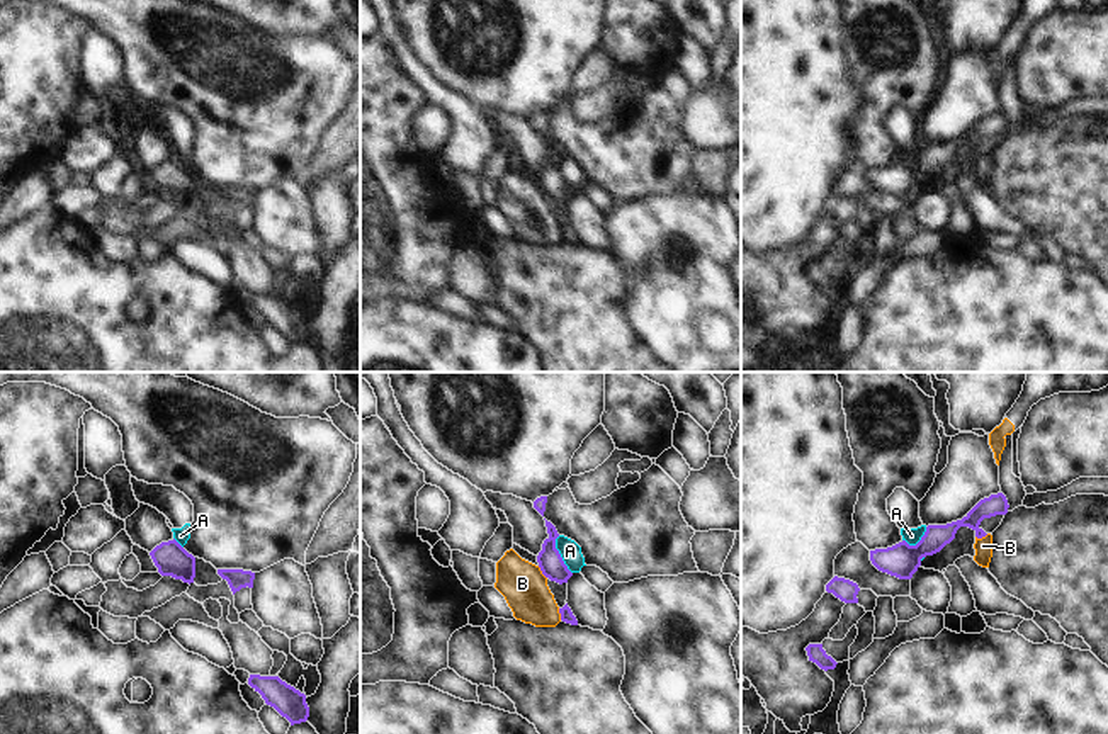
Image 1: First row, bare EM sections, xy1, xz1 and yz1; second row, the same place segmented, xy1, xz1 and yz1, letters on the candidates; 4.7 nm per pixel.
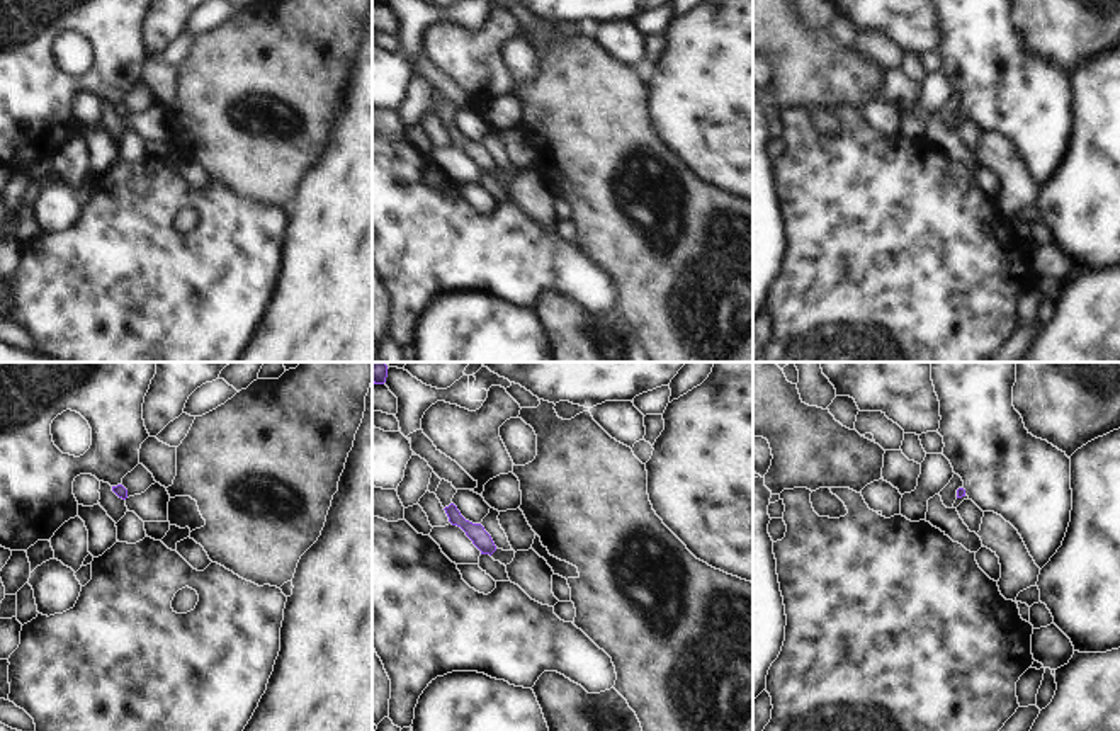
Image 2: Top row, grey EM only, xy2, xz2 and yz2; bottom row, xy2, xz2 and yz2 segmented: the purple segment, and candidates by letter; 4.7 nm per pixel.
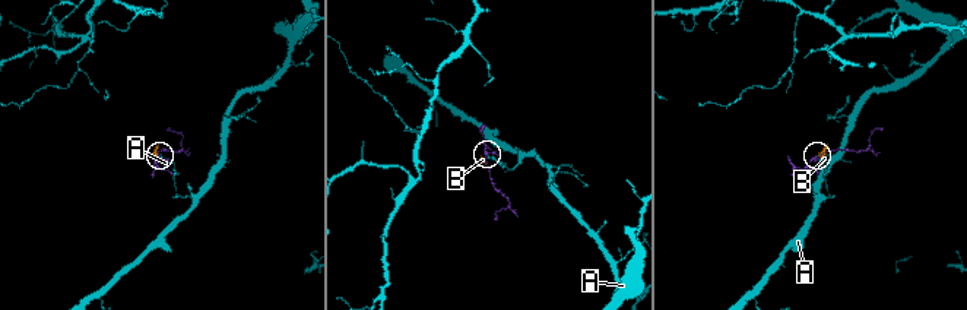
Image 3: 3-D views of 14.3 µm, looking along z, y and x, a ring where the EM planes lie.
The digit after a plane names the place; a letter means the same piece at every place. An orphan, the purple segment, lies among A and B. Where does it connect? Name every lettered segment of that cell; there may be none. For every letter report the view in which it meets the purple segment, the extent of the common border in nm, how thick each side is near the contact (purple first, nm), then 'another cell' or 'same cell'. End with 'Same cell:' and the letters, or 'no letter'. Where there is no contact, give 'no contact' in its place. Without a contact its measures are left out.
A: xz1 | 200 nm | 120/100 nm | another cell
B: xz1 | 80 nm | 120/220 nm | another cell
Same cell: no letter

